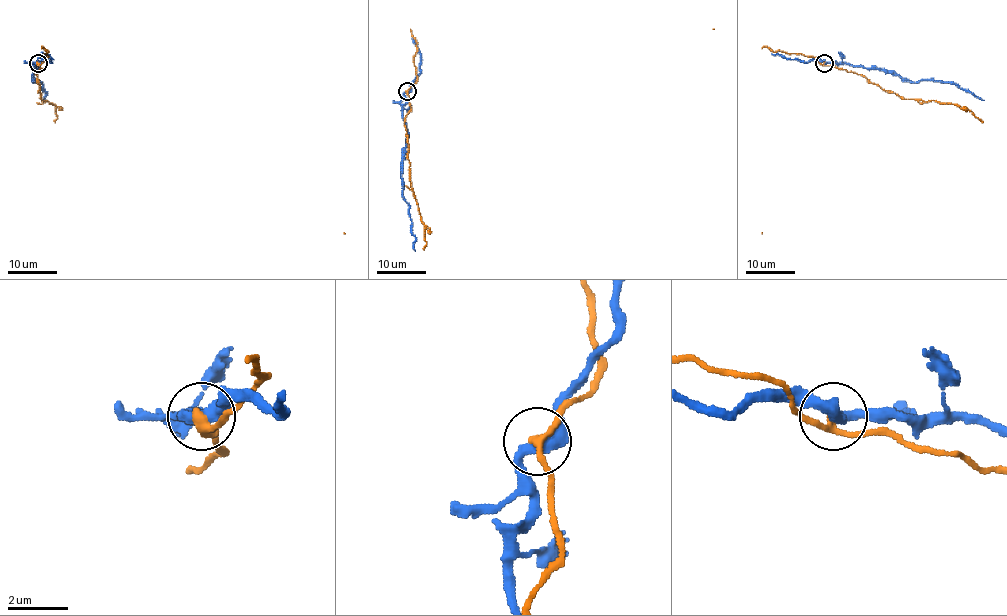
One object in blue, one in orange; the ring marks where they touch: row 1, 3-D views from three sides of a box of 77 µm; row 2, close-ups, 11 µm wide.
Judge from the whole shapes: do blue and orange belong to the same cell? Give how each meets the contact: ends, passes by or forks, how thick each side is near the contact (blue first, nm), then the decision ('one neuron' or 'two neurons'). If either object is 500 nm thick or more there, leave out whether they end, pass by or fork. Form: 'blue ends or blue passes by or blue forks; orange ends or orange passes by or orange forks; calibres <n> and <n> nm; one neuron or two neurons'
blue passes by; orange passes by; calibres 400 and 200 nm; two neurons

